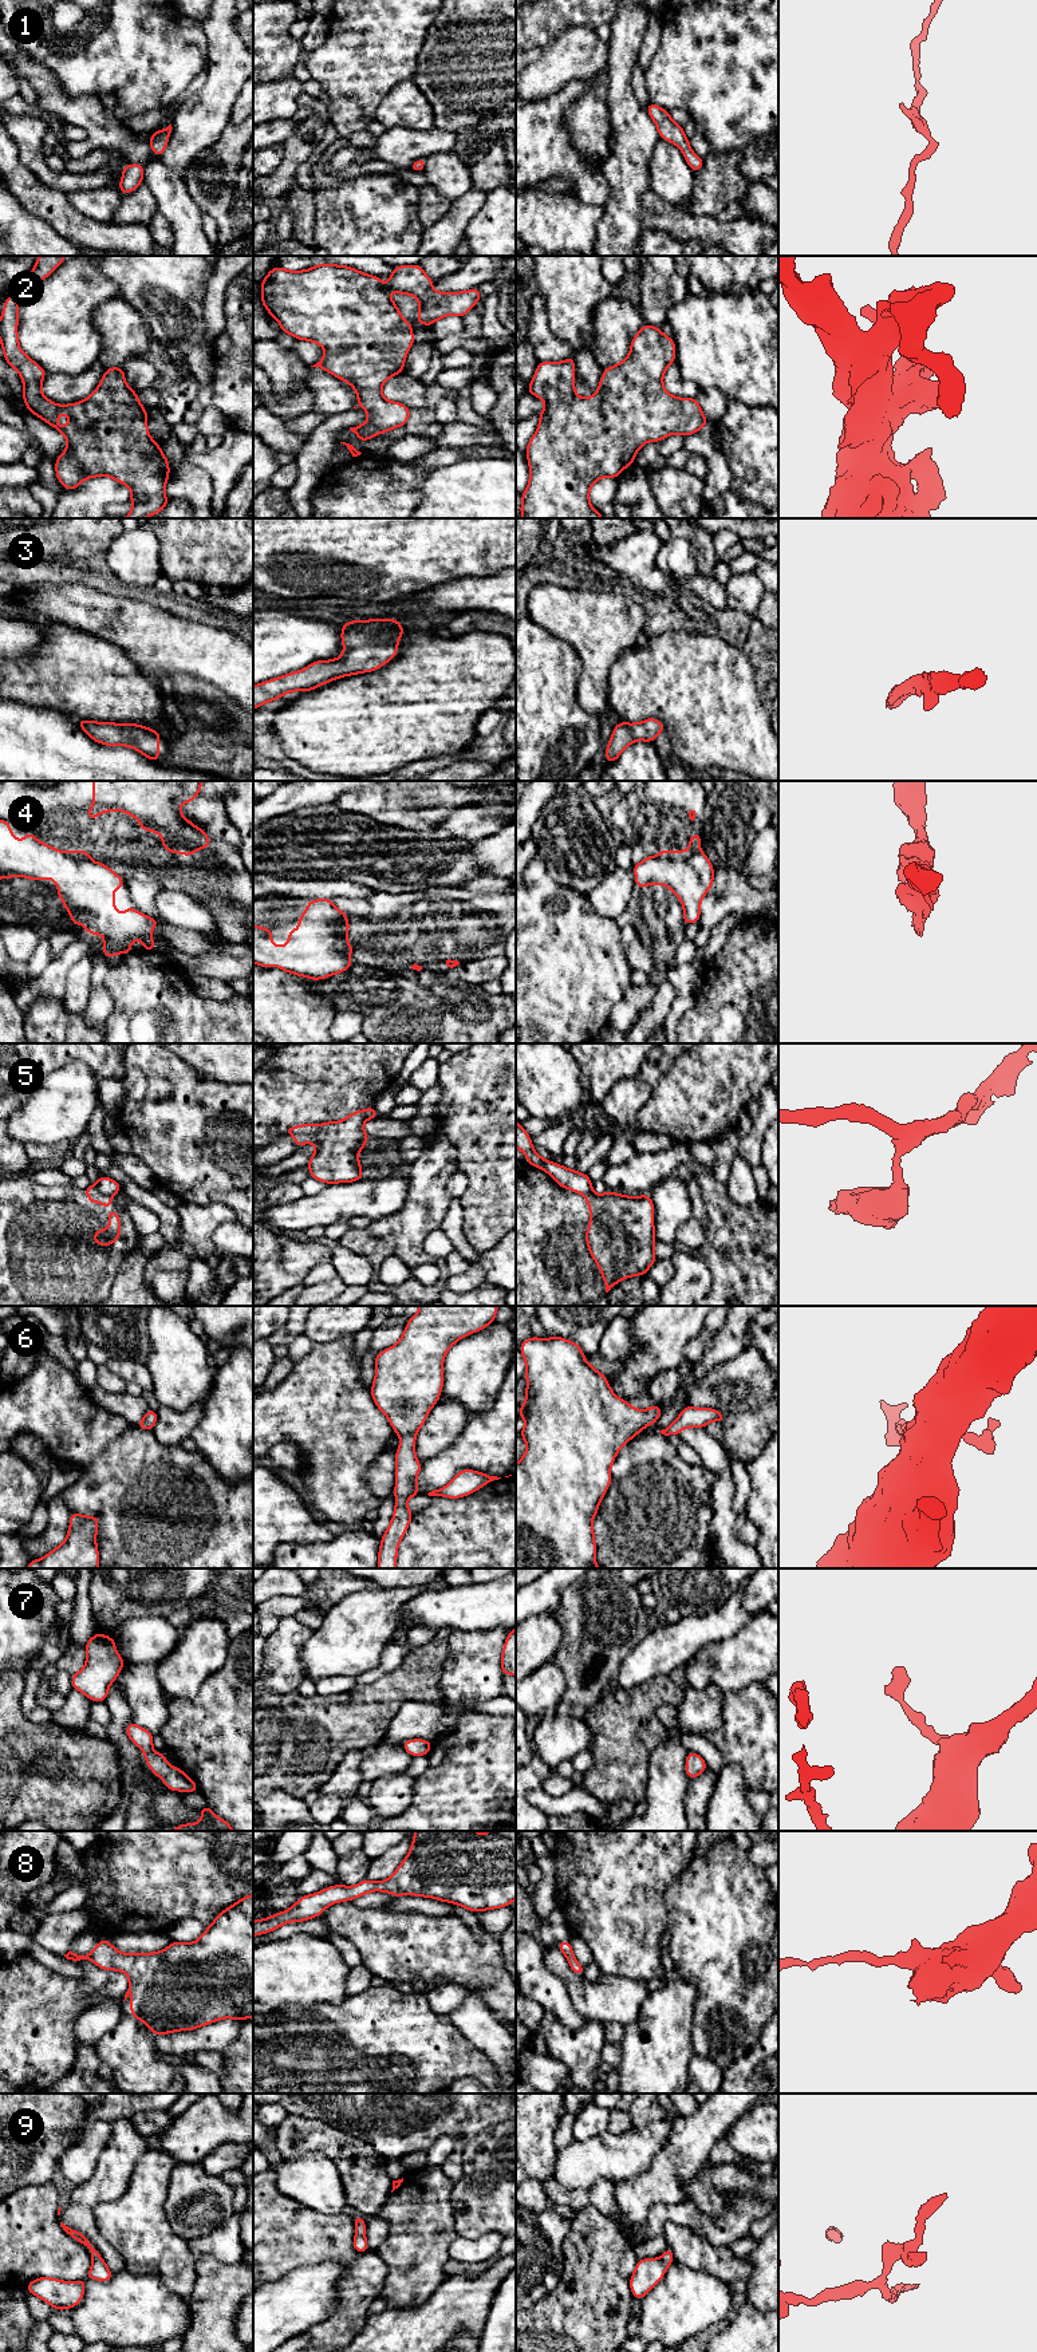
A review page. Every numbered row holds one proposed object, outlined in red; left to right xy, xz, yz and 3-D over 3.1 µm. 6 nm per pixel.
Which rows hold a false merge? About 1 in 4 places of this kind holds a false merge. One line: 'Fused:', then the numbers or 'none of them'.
Fused: 4, 5

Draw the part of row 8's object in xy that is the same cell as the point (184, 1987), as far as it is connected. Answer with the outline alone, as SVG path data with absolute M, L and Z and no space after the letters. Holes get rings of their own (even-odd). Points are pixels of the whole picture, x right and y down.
M253 1894L245 1895L236 1903L230 1905L228 1909L224 1909L206 1927L204 1934L194 1942L184 1943L173 1941L166 1949L155 1953L121 1953L111 1945L109 1939L102 1939L88 1954L78 1956L70 1950L67 1954L64 1954L64 1957L75 1964L79 1964L83 1960L91 1960L98 1968L103 1970L118 1970L126 1973L129 1977L129 1989L125 1994L125 2000L129 1997L130 1993L134 1993L138 1997L137 2000L129 2001L129 2006L131 2009L131 2018L139 2018L145 2025L151 2029L151 2033L154 2036L173 2033L178 2031L194 2031L200 2027L222 2018L233 2018L243 2021L253 2017Z

